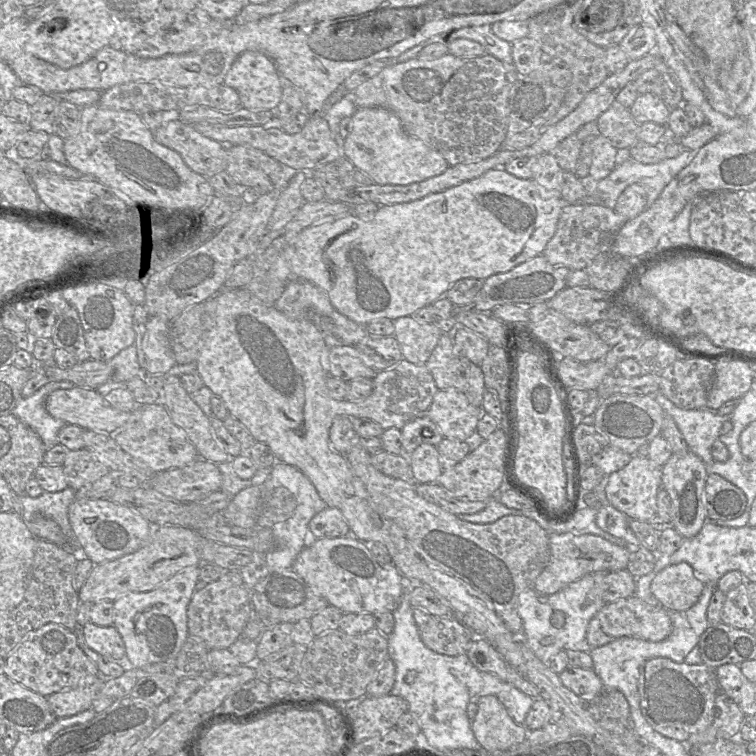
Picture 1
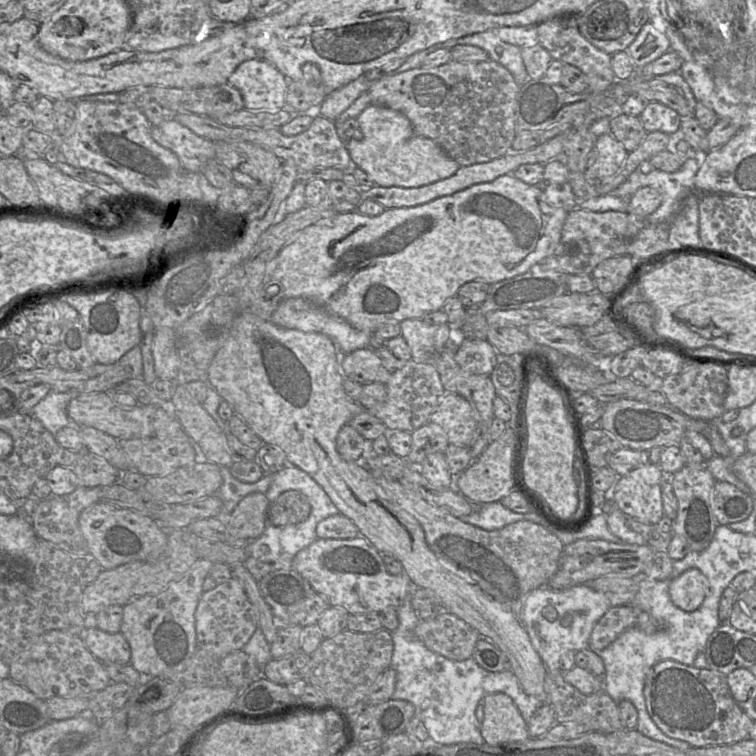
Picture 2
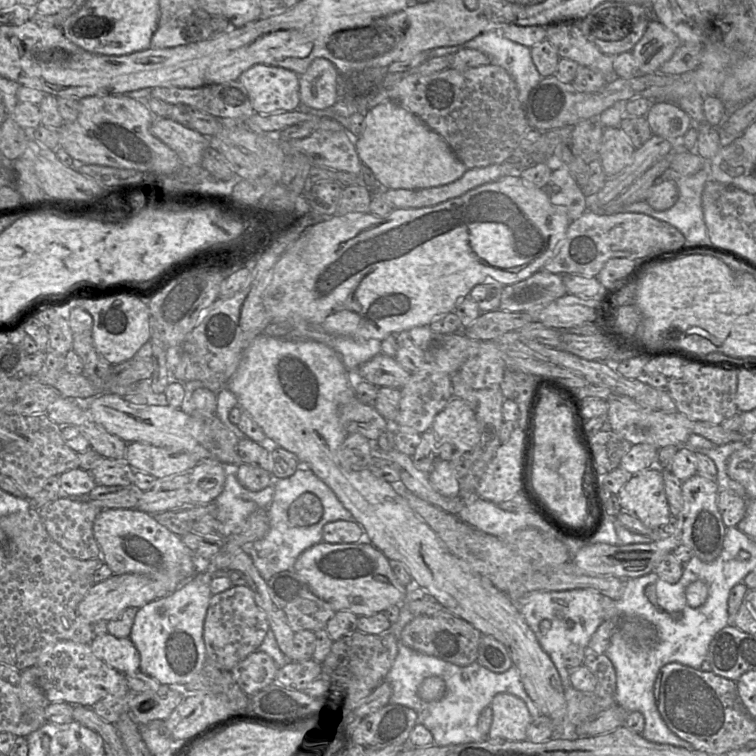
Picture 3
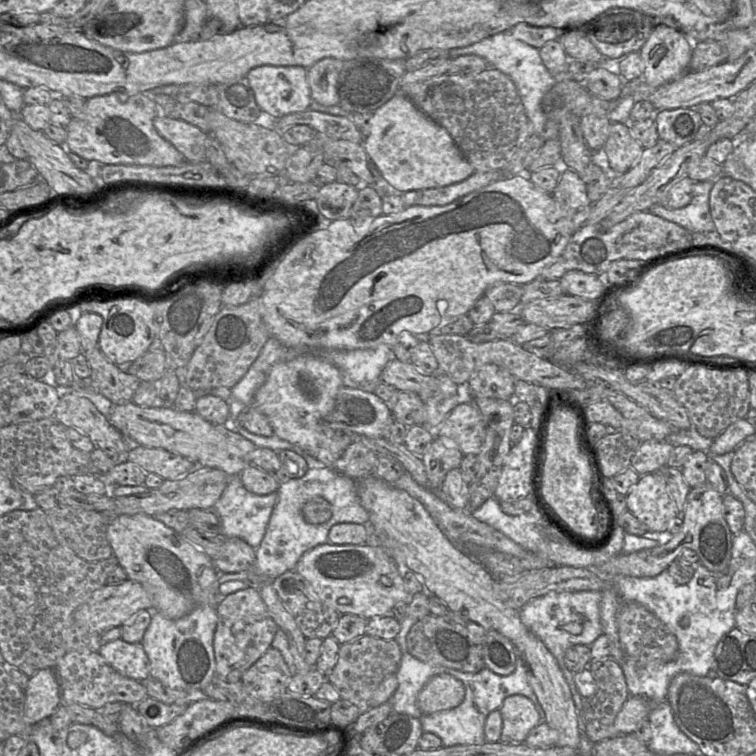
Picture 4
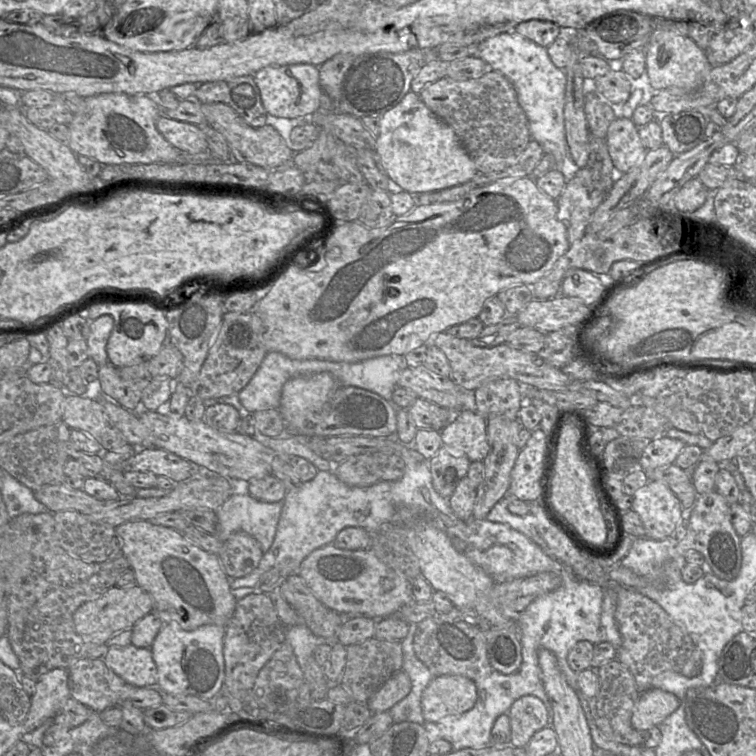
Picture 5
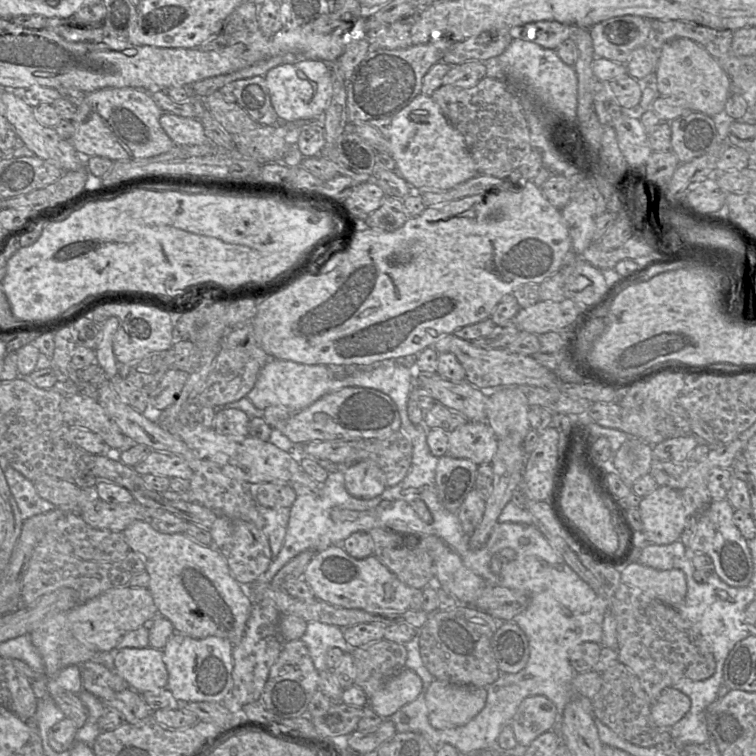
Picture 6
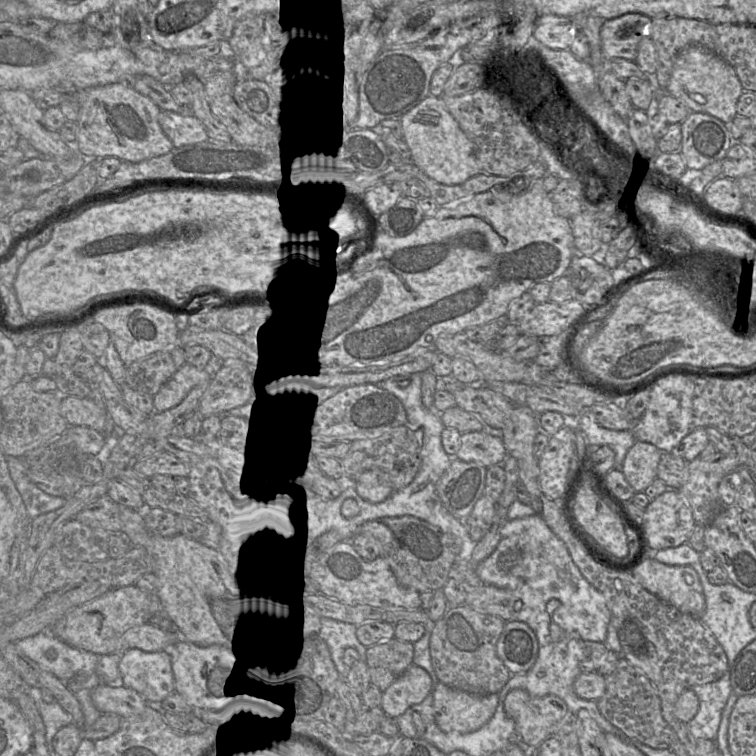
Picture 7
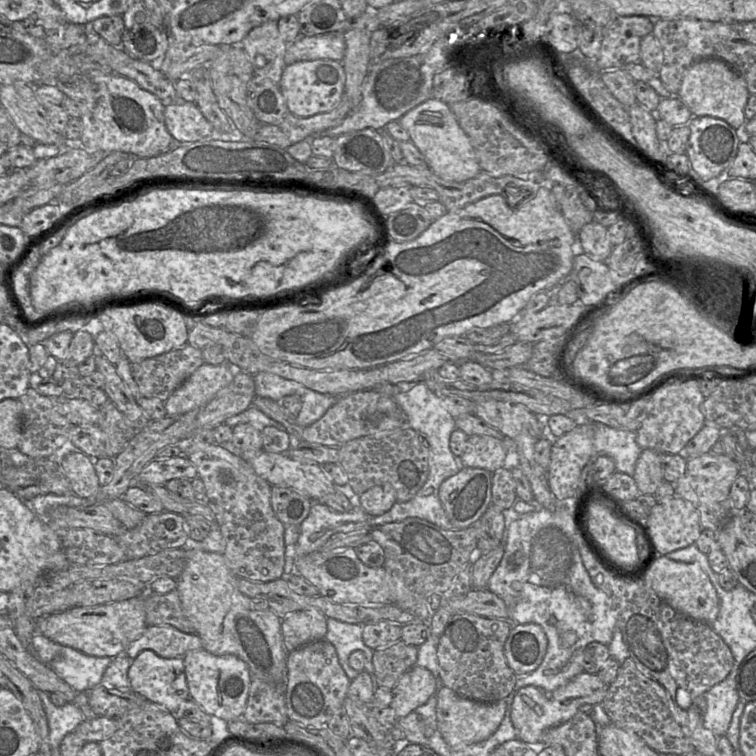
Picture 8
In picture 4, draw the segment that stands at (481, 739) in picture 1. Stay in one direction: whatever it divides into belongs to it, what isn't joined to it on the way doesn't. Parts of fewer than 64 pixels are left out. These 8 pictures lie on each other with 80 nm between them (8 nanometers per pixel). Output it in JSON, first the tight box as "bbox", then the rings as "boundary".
{"bbox":[498,695,544,743],"boundary":[[[522,695],[507,697],[499,712],[502,717],[502,734],[498,742],[525,743],[530,731],[544,721],[533,702]]]}

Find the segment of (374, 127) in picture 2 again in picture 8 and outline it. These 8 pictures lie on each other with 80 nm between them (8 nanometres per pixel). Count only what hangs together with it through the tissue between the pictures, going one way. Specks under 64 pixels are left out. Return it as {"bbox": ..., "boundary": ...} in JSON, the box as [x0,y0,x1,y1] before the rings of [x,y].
{"bbox":[398,98,481,182],"boundary":[[[430,98],[404,114],[398,121],[409,133],[410,141],[426,159],[428,168],[442,179],[464,182],[481,172],[468,136],[460,127],[450,106],[442,100]]]}

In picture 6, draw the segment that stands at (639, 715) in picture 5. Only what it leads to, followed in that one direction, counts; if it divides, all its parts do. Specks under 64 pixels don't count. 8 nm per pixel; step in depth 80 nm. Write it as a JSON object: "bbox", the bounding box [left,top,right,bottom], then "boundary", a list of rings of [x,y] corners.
{"bbox":[651,688,691,728],"boundary":[[[665,688],[651,706],[651,718],[655,726],[670,728],[690,710],[691,700],[683,692]]]}

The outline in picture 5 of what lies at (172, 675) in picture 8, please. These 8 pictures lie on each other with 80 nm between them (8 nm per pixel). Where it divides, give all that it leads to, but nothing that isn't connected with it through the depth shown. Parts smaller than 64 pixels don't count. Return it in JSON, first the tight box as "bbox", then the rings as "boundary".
{"bbox":[103,646,158,686],"boundary":[[[110,646],[103,661],[126,682],[138,686],[157,686],[158,674],[150,648]]]}

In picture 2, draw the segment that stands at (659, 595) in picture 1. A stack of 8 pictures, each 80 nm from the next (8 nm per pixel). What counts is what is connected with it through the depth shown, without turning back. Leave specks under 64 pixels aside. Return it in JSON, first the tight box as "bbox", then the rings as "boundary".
{"bbox":[669,568,708,612],"boundary":[[[691,568],[676,578],[670,578],[669,595],[672,602],[686,612],[697,610],[708,593],[708,580],[698,569]]]}

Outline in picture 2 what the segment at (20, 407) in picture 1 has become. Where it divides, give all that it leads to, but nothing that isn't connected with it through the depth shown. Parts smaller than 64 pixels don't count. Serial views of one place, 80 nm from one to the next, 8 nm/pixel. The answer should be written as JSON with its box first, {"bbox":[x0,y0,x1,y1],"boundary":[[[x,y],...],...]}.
{"bbox":[29,391,78,436],"boundary":[[[51,391],[29,412],[54,436],[62,428],[73,424],[67,415],[67,406],[78,393]]]}

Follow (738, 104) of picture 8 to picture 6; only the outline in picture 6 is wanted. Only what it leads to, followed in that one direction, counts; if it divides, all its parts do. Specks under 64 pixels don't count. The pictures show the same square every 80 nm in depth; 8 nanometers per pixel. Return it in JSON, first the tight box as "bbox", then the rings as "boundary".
{"bbox":[655,38,732,117],"boundary":[[[677,38],[667,42],[655,66],[657,90],[662,96],[683,100],[691,111],[714,117],[724,111],[732,93],[732,81],[719,63],[699,44]]]}

